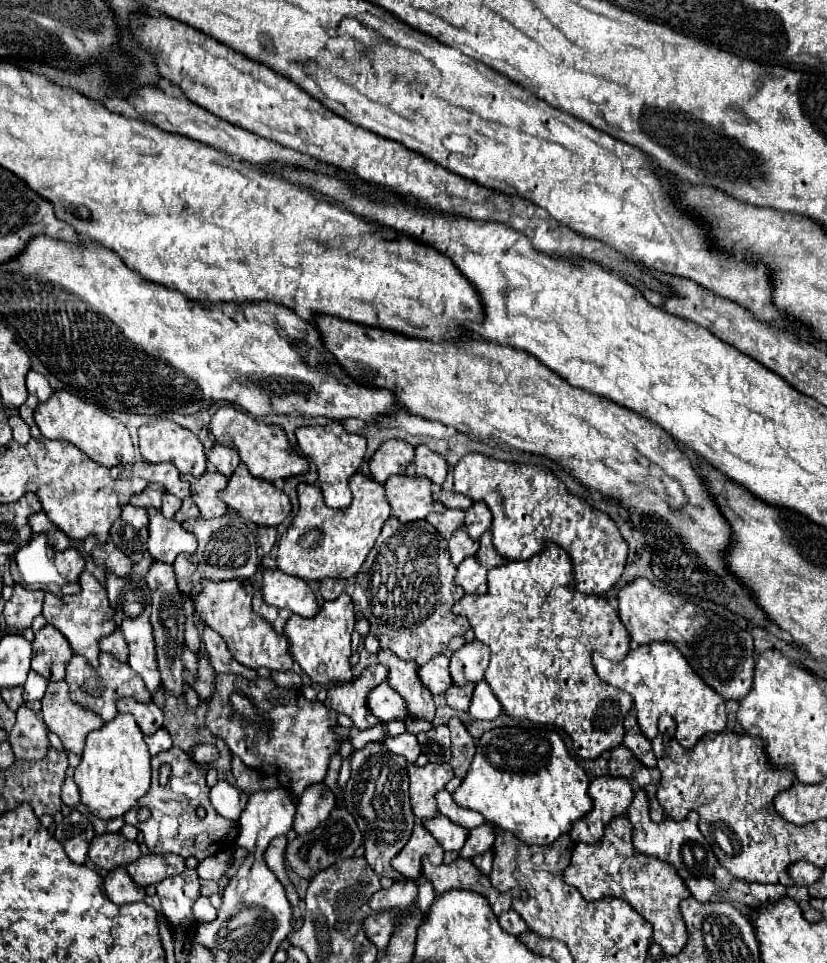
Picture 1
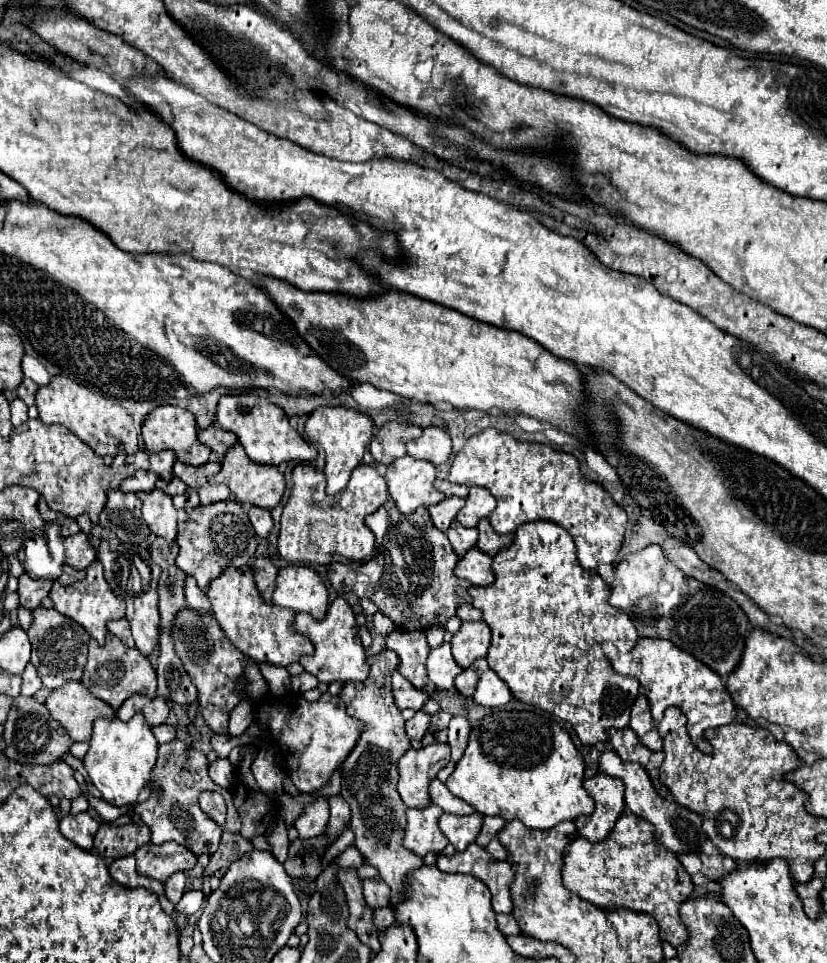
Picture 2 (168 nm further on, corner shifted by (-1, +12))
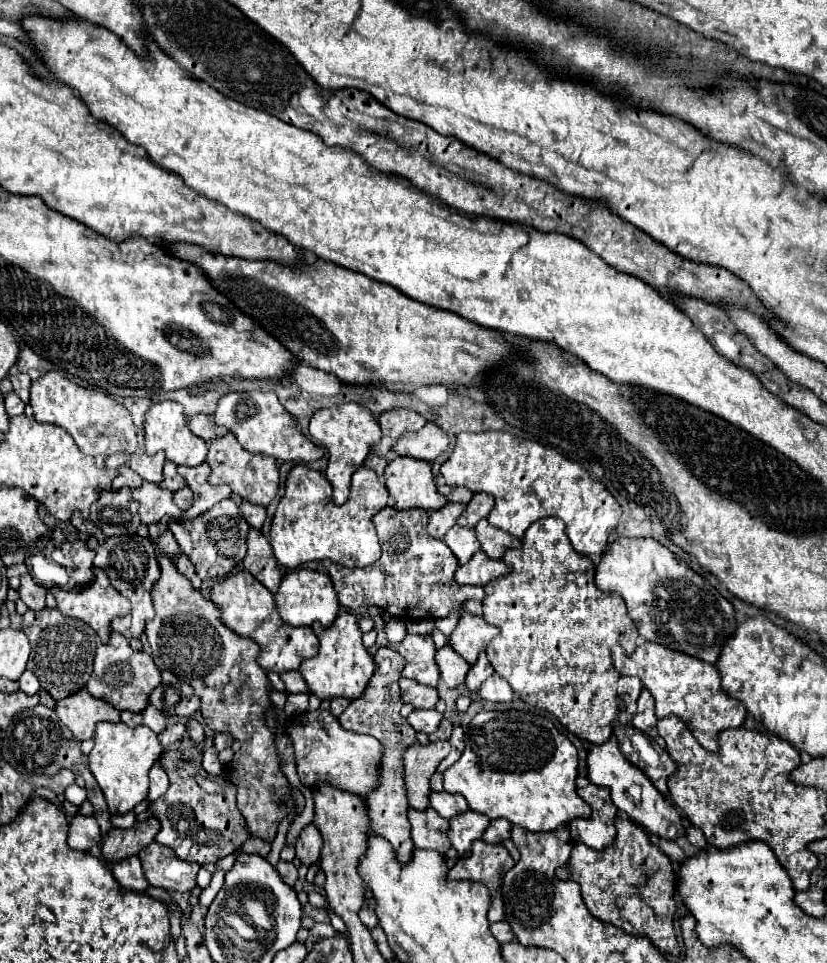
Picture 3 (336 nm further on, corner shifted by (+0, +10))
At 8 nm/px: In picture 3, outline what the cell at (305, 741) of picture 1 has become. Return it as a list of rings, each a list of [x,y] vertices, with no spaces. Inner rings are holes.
[[[325,709],[307,711],[303,715],[297,715],[289,721],[287,733],[293,739],[295,745],[295,761],[297,761],[297,773],[305,787],[313,789],[319,783],[327,781],[333,783],[333,787],[365,795],[365,791],[371,791],[377,787],[377,763],[381,763],[381,741],[371,735],[359,735],[345,731],[339,721]]]

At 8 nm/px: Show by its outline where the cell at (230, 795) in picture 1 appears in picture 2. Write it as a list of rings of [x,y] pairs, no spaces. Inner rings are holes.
[[[216,759],[216,761],[210,765],[208,773],[210,773],[210,779],[212,779],[216,785],[220,785],[220,787],[224,787],[224,789],[230,789],[230,781],[234,779],[234,767],[230,765],[228,759]]]

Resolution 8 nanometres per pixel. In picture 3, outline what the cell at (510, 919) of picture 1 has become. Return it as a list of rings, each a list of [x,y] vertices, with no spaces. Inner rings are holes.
[[[499,921],[499,923],[491,923],[491,933],[493,937],[499,941],[499,943],[509,943],[513,941],[513,933],[511,933],[511,927],[507,921]]]

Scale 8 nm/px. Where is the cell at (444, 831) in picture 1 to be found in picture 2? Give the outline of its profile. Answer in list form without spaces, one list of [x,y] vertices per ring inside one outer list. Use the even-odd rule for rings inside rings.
[[[444,813],[440,817],[440,829],[448,837],[448,841],[456,847],[456,851],[466,849],[466,845],[470,845],[476,839],[480,825],[482,825],[482,813],[474,815]]]

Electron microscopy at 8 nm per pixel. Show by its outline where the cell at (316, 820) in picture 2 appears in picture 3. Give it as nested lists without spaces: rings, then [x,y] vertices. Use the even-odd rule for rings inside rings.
[[[311,823],[311,825],[307,825],[307,827],[301,831],[301,835],[299,835],[297,843],[295,843],[297,859],[299,859],[305,867],[311,867],[311,865],[319,863],[319,859],[321,859],[321,847],[323,847],[323,839],[321,839],[317,827]]]

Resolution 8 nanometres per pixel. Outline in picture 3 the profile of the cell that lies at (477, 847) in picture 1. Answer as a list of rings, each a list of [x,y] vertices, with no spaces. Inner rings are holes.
[[[493,819],[489,823],[489,827],[485,829],[485,833],[483,833],[483,839],[487,843],[503,843],[505,839],[511,837],[511,827],[513,825],[509,821],[505,821],[505,819]]]

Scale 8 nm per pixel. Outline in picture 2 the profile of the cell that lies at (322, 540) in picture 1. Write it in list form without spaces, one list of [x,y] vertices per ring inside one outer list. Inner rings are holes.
[[[298,463],[292,471],[294,477],[294,489],[292,495],[284,507],[282,513],[282,521],[280,521],[280,535],[278,535],[278,553],[282,559],[286,559],[288,563],[320,563],[320,565],[328,565],[328,563],[362,563],[368,561],[374,549],[374,533],[366,527],[364,519],[368,515],[372,515],[378,507],[382,507],[388,501],[388,487],[382,475],[378,475],[376,467],[370,465],[358,465],[352,471],[352,477],[346,485],[344,491],[340,491],[334,497],[326,497],[324,491],[324,475],[316,473],[314,467]]]

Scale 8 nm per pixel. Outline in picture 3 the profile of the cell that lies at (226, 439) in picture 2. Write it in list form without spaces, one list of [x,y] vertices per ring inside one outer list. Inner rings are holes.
[[[199,413],[199,415],[193,415],[193,417],[189,419],[189,427],[191,427],[191,431],[193,431],[197,437],[201,437],[203,441],[209,441],[209,439],[215,439],[215,437],[221,437],[221,435],[229,433],[225,427],[215,425],[213,417],[201,415],[201,413]]]

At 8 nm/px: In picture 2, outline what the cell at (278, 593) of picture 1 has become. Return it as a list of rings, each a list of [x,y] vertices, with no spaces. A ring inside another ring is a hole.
[[[286,565],[278,569],[272,601],[322,619],[328,609],[328,589],[314,569],[306,565]]]

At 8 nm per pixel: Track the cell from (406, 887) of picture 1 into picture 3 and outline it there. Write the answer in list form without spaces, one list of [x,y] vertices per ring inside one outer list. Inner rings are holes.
[[[365,899],[363,907],[361,907],[361,911],[359,911],[359,917],[361,917],[361,921],[363,921],[363,925],[365,925],[367,929],[377,927],[377,923],[379,923],[379,919],[377,919],[377,915],[375,915],[373,909],[375,909],[375,899]]]

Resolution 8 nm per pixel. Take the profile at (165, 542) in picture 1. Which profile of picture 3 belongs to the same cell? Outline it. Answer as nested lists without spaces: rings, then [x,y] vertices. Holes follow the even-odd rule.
[[[143,483],[141,487],[133,489],[133,499],[139,503],[139,515],[143,523],[157,523],[161,517],[181,517],[183,511],[179,511],[173,503],[173,493],[165,491],[159,485]]]

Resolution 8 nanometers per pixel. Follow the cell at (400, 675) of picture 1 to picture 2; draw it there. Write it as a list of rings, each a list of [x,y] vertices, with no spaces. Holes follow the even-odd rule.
[[[392,631],[386,637],[386,647],[396,651],[400,663],[398,673],[406,677],[416,689],[422,689],[424,693],[432,695],[436,691],[436,685],[426,675],[426,657],[428,657],[428,643],[424,631]]]

